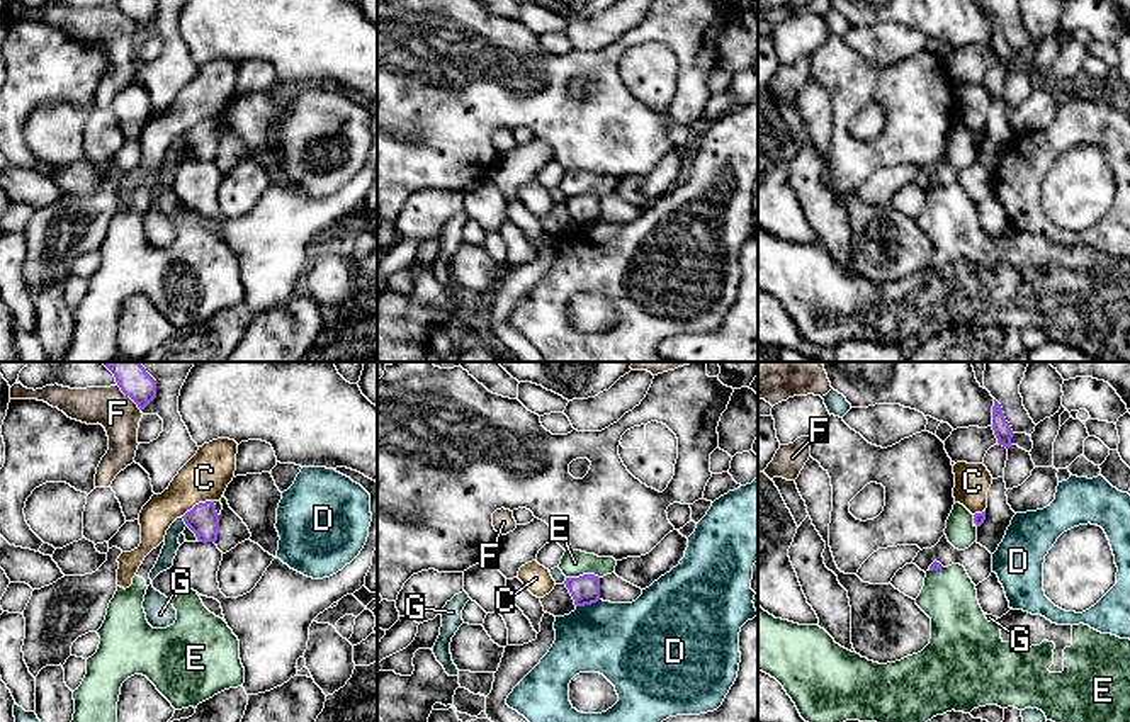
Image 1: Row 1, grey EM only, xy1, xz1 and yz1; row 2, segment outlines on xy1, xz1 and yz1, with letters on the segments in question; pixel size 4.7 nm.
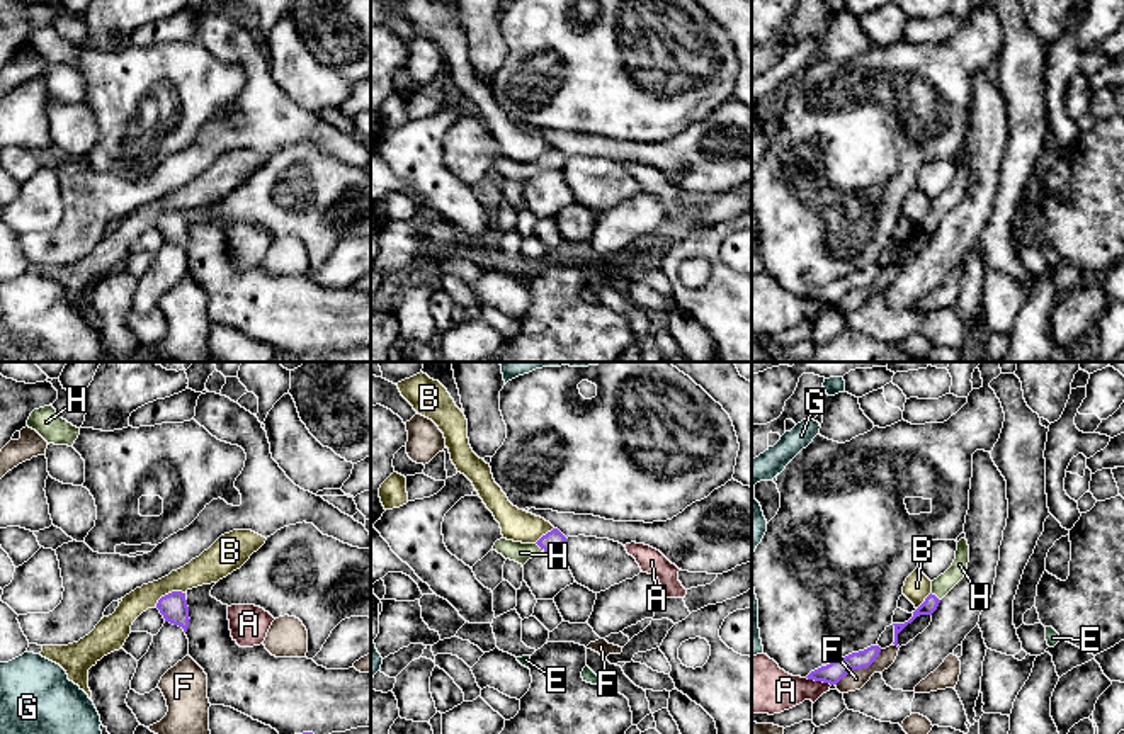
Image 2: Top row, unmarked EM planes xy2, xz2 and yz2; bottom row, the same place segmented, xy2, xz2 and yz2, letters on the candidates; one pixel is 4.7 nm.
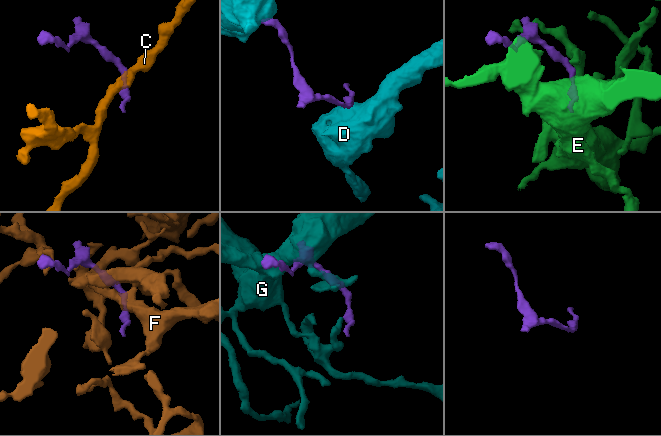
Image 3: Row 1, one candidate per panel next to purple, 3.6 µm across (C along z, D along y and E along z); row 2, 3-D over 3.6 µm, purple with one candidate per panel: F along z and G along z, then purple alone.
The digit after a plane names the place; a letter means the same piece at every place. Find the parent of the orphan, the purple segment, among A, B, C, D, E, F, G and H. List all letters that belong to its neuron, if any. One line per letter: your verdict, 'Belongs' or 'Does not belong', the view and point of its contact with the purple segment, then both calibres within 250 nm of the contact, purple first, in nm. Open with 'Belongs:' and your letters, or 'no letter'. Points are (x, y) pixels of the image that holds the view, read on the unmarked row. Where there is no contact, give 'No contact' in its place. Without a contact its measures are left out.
Belongs: H
A: Does not belong. Touches purple at yz2 (818, 299). Thickness 100 nm (purple) against 240 nm
B: Does not belong. Touches purple at xy2 (169, 213). Thickness 130 nm (purple) against 160 nm
C: Does not belong. Touches purple at xy1 (199, 123). Thickness 150 nm (purple) against 220 nm
D: Does not belong. Touches purple at xz1 (587, 223). Thickness 140 nm (purple) against 360 nm
E: Does not belong. Touches purple at xz1 (583, 194). Thickness 140 nm (purple) against 130 nm
F: Does not belong. Touches purple at yz2 (859, 287). Thickness 100 nm (purple) against 90 nm
G: Does not belong. Touches purple at xy1 (184, 140). Thickness 150 nm (purple) against 80 nm
H: Belongs. Touches purple at xz2 (541, 167). Thickness 100 nm (purple) against 100 nm

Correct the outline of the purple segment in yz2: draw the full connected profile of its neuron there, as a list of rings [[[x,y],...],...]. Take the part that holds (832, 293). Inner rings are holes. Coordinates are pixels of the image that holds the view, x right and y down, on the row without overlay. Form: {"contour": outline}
{"contour": [[[871,265],[864,270],[852,272],[845,277],[835,279],[830,284],[811,291],[806,297],[815,299],[815,301],[837,304],[852,289],[869,287],[876,280],[879,272],[881,272],[879,265]]]}

